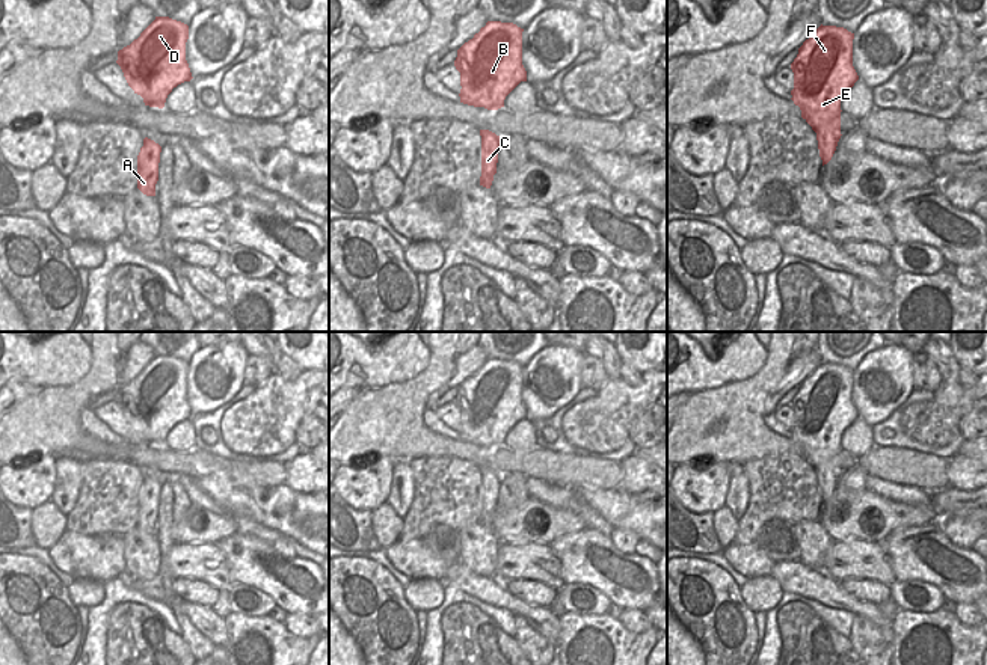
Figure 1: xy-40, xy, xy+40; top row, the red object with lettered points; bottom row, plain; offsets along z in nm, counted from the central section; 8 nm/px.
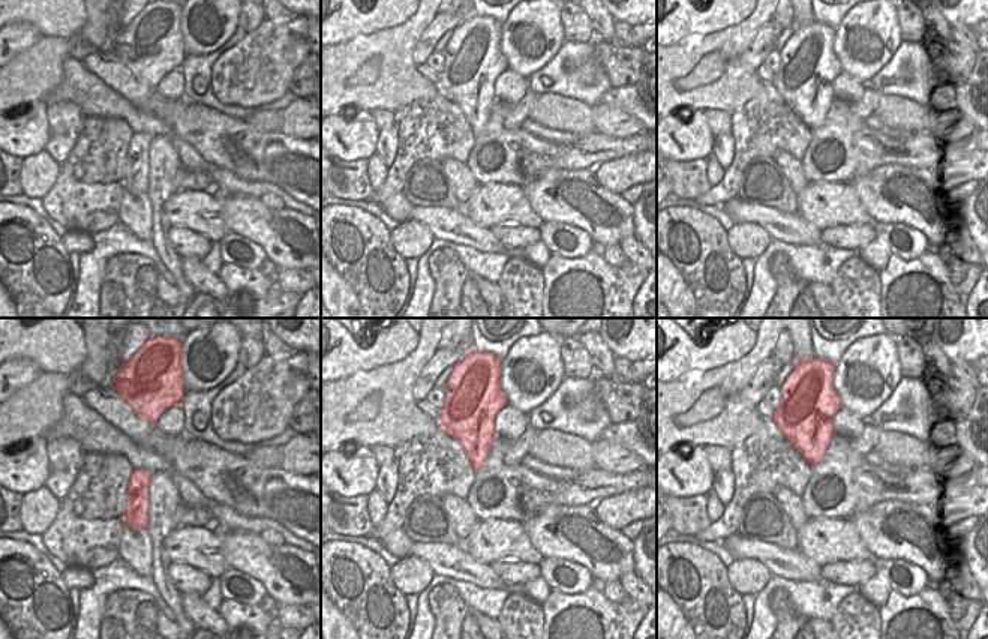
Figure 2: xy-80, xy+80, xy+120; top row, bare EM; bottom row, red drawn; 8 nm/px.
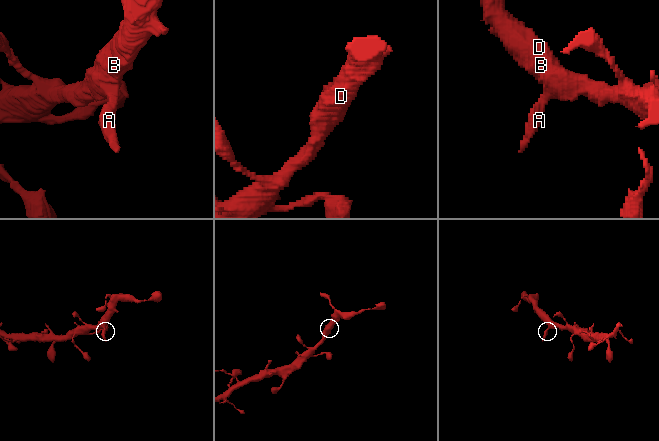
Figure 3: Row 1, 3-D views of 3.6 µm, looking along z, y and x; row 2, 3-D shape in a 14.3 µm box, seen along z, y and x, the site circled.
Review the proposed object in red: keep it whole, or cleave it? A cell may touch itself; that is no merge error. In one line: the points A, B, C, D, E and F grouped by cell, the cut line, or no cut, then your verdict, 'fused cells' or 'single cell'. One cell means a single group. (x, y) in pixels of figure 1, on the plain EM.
groups A B C D E F; cut none; single cell

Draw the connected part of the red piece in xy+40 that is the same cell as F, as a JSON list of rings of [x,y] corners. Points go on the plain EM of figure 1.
[[[821,362],[791,401],[791,437],[816,470],[822,504],[832,498],[842,473],[842,434],[859,418],[853,404],[853,377],[854,371],[844,365]]]

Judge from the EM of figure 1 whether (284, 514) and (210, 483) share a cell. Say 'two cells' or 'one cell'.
one cell

